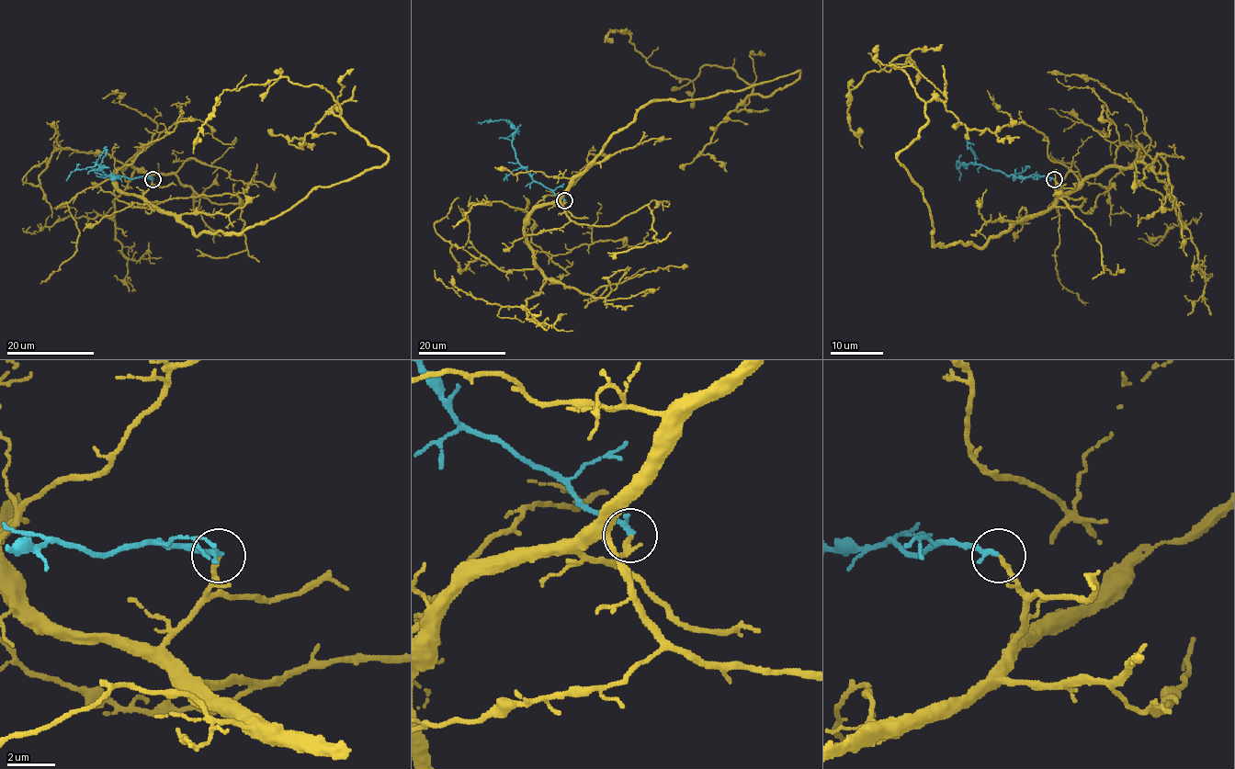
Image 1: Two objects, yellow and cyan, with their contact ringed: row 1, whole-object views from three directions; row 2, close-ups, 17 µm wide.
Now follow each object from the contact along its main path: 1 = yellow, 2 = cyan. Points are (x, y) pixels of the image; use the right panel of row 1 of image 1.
1: (1054, 179), (982, 247), (935, 244), (897, 155), (927, 123), (906, 54), (851, 90), (863, 147)
2: (1054, 179), (1008, 175), (984, 166), (957, 162), (960, 173), (959, 181)

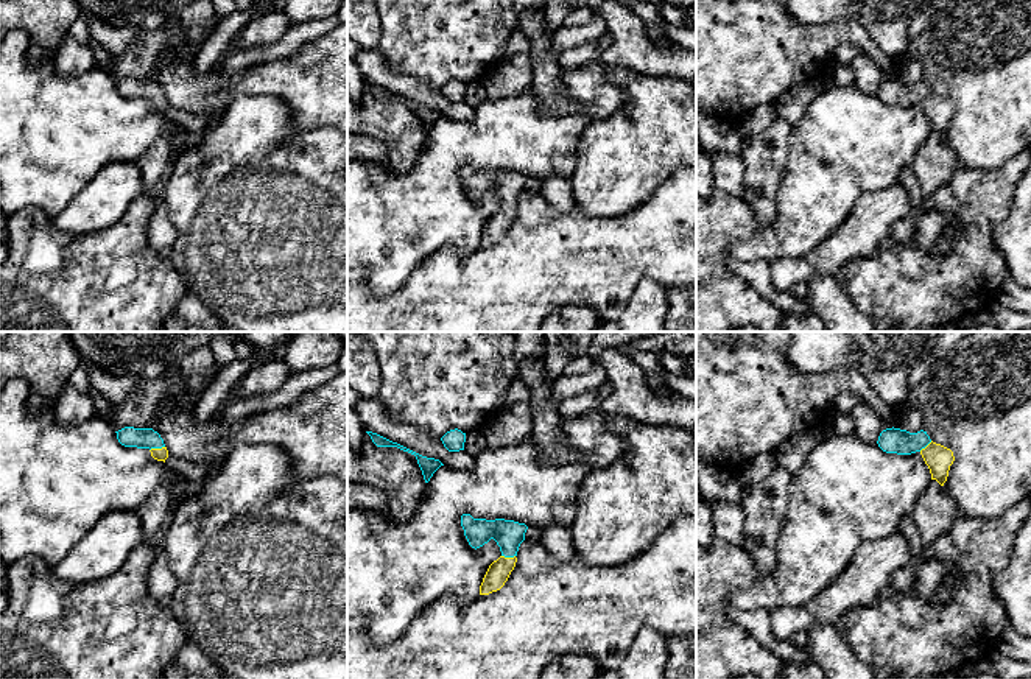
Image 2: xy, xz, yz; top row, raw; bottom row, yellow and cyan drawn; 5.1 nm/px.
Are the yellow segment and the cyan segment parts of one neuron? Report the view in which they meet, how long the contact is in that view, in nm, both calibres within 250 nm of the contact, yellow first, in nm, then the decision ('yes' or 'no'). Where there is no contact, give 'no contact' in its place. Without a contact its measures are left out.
xy | 80 nm | 60/110 nm | yes

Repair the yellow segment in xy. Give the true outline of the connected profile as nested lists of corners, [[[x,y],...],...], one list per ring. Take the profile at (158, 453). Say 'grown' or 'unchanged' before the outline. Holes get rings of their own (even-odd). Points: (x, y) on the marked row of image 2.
grown; [[[125,427],[115,433],[118,442],[125,447],[148,449],[151,456],[157,461],[165,463],[168,458],[168,450],[164,444],[164,439],[153,428]]]

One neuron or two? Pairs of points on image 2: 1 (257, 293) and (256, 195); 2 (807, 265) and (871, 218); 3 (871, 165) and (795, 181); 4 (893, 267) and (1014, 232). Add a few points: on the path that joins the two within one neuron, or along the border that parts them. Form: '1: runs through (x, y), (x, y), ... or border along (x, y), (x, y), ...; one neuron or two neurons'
1: runs through (257, 268), (257, 220); one neuron
2: runs through (823, 260), (855, 234); one neuron
3: runs through (852, 165), (835, 165), (819, 181), (813, 181); one neuron
4: border along (1011, 206), (994, 228), (994, 245), (1008, 273); two neurons

